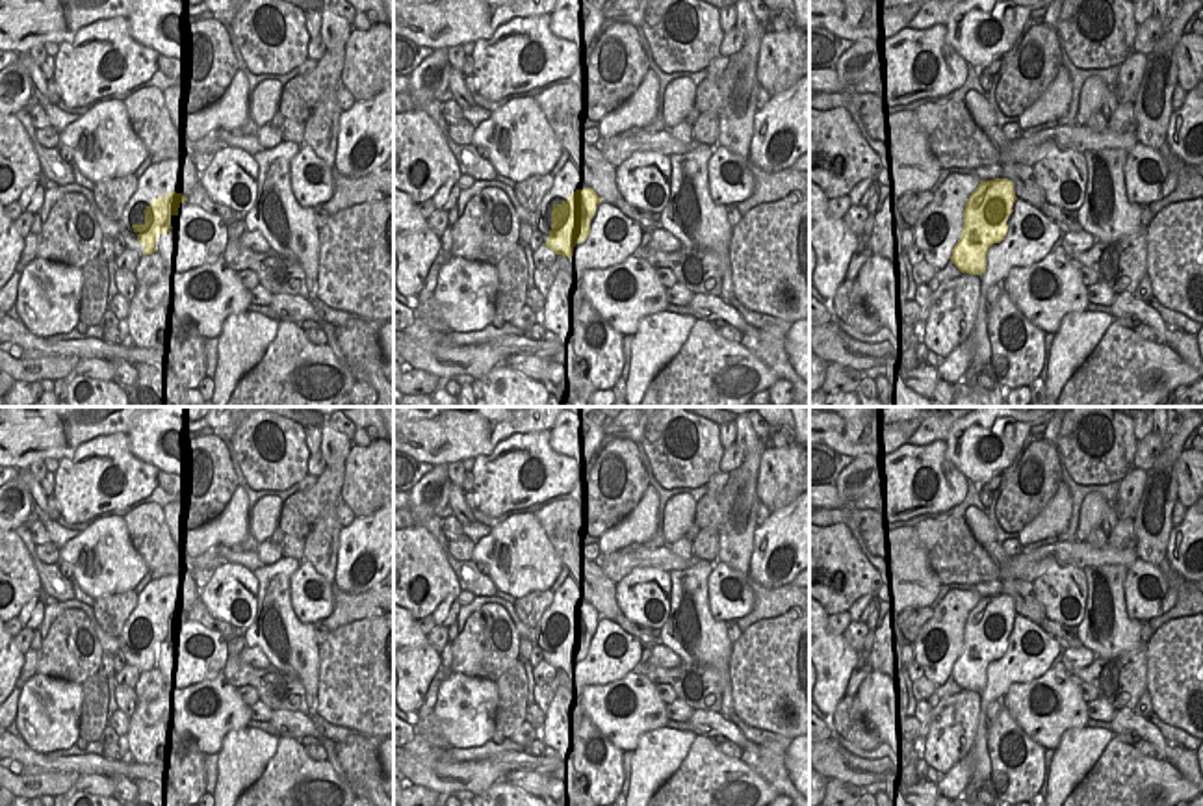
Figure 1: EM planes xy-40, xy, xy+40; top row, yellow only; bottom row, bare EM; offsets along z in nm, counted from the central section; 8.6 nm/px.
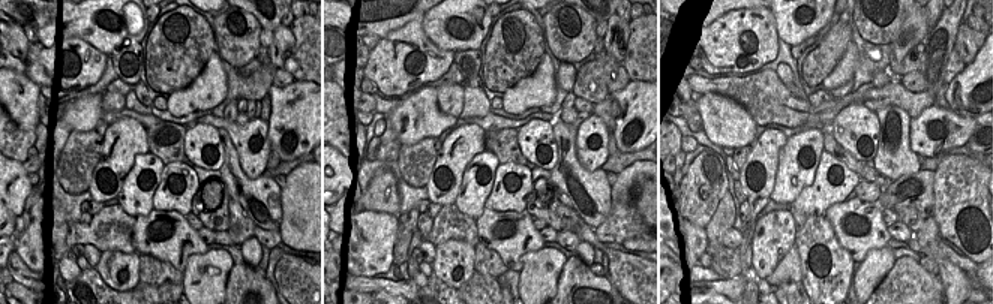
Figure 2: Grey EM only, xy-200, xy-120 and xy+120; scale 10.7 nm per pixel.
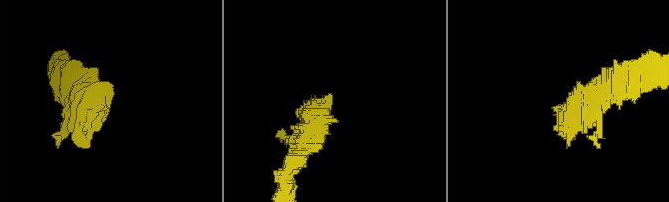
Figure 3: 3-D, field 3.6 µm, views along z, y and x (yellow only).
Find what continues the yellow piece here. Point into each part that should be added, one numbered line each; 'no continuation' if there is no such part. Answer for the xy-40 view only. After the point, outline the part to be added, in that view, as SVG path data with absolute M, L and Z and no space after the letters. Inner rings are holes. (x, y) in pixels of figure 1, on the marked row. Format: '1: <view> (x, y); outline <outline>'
1: xy-40 (151, 268); outline M188 201L180 202L178 214L171 215L171 228L167 234L158 234L156 251L152 254L143 254L139 264L136 266L137 286L152 286L165 275L165 256L173 243L178 238L184 212L188 208Z

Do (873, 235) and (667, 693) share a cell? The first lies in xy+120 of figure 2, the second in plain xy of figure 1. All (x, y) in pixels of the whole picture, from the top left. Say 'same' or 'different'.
different

